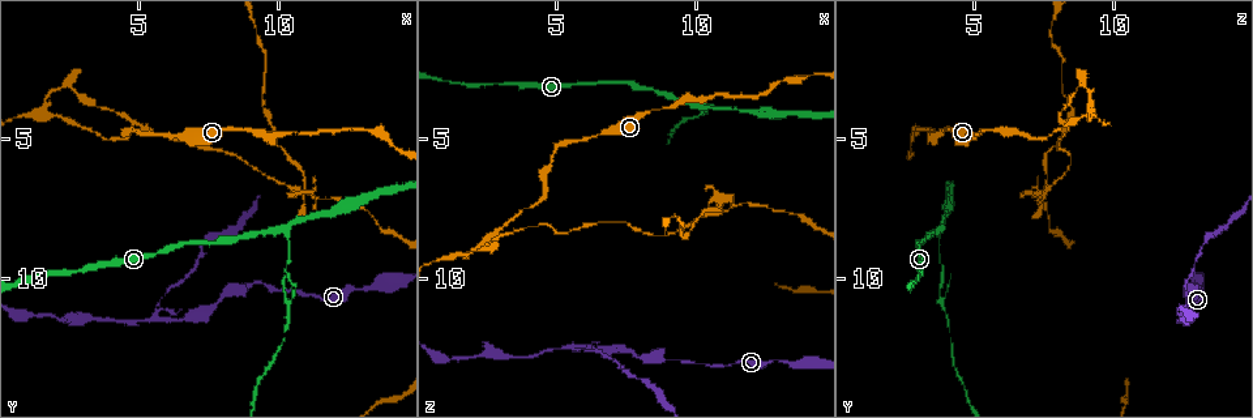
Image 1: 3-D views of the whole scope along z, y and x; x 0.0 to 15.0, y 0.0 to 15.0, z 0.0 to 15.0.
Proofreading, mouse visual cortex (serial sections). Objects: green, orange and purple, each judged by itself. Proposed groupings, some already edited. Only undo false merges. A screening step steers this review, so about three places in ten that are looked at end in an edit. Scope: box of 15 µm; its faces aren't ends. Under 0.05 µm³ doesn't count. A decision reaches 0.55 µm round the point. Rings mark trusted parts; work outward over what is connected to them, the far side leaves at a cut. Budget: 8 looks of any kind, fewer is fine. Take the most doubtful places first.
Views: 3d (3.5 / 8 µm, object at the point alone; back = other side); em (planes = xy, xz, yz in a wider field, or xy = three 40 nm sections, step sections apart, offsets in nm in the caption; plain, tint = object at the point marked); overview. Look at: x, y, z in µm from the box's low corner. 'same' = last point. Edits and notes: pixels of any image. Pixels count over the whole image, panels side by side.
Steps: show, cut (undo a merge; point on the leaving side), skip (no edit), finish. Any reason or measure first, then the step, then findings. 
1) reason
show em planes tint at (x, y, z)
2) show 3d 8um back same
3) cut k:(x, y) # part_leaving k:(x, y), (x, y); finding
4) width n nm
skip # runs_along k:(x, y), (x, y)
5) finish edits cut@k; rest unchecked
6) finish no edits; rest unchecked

show 3d 3.5um at (5.7, 11.4, 12.5)

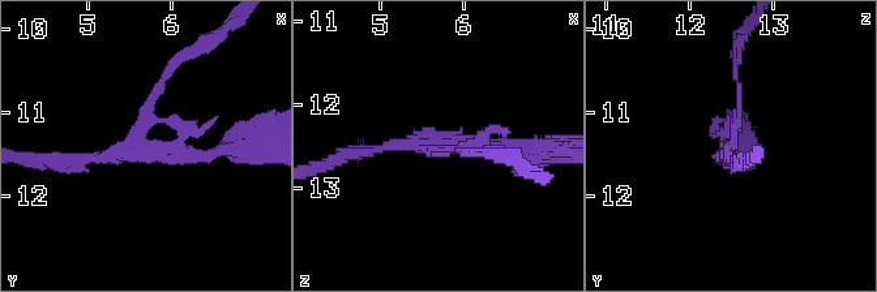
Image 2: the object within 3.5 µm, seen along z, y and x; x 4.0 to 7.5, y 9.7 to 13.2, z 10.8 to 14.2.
shape alone is not enough
show em xy step 2 tint at (5.75, 11.45, 12.45)

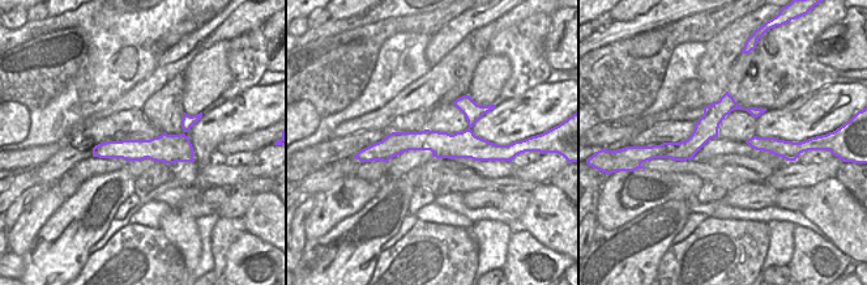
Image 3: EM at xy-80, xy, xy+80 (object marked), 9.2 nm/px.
cut 2:(155, 93) # two cells meet here

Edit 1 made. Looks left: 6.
three-way junction
show 3d 3.5um at (1.8, 4.1, 9.2)

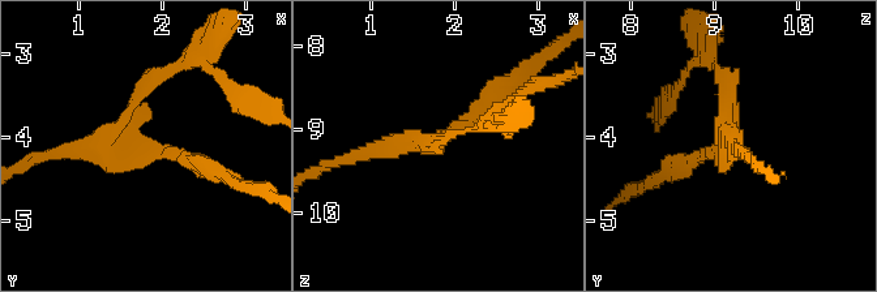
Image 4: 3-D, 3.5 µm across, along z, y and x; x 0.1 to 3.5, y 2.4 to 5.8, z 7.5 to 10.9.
show em planes tint at (1.75, 4.15, 9.15)

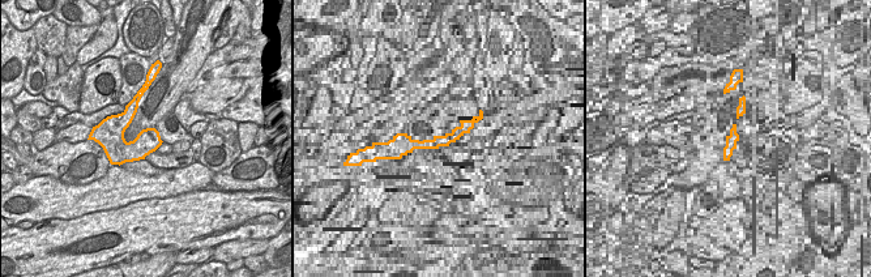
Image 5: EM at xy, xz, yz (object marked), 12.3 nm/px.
cut it another way
show em xy step 5 tint same

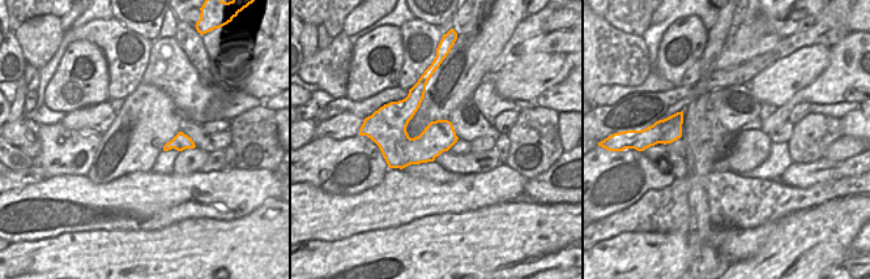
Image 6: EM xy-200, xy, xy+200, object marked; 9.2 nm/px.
skip # runs_along 4:(210, 170), (137, 146), (129, 110), (154, 78); one cell here

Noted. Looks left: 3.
three arms meet
show 3d 3.5um at (10.0, 8.3, 3.9)

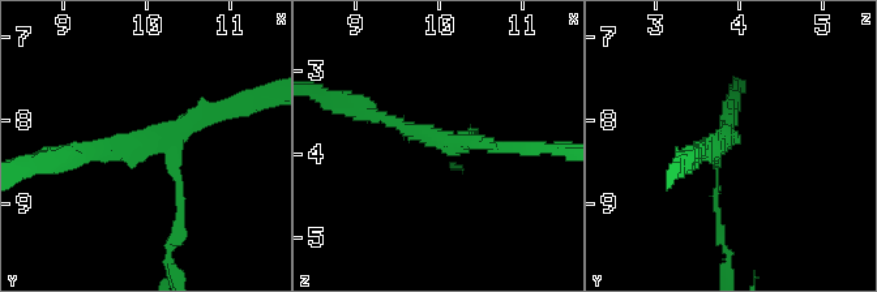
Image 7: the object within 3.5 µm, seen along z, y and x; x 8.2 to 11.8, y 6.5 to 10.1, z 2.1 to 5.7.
arms 3; arm_widths 100, 150, 150 nm; now the EM
show em xy step 3 tint at (10.10, 8.25, 3.80)

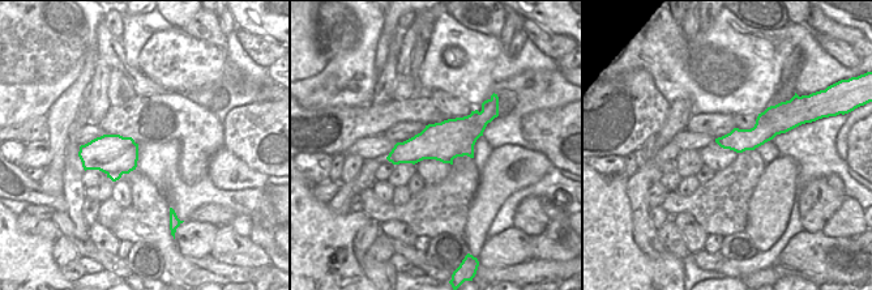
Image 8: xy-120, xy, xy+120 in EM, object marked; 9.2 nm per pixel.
cut 7:(179, 194) # border 8:(473, 148), (464, 148), (454, 157); a second cell is stuck on

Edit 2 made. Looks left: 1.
finish edits cut@2, cut@7; rest unchecked

